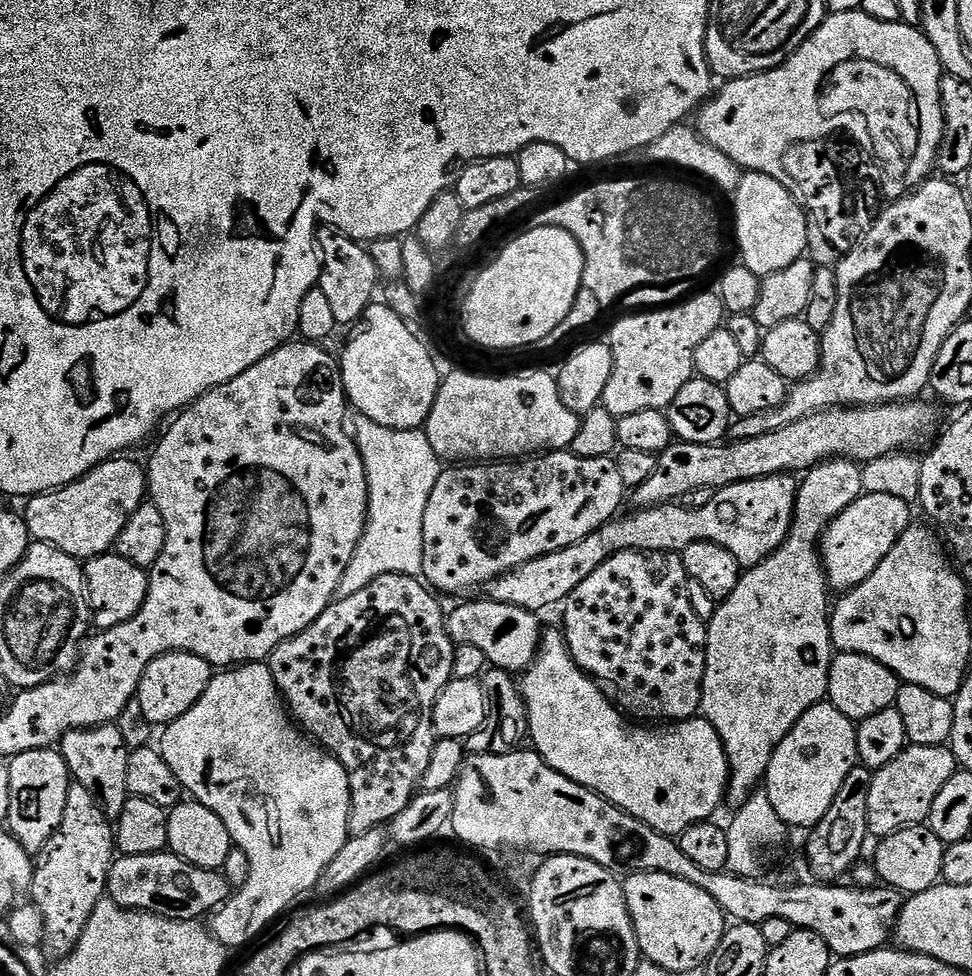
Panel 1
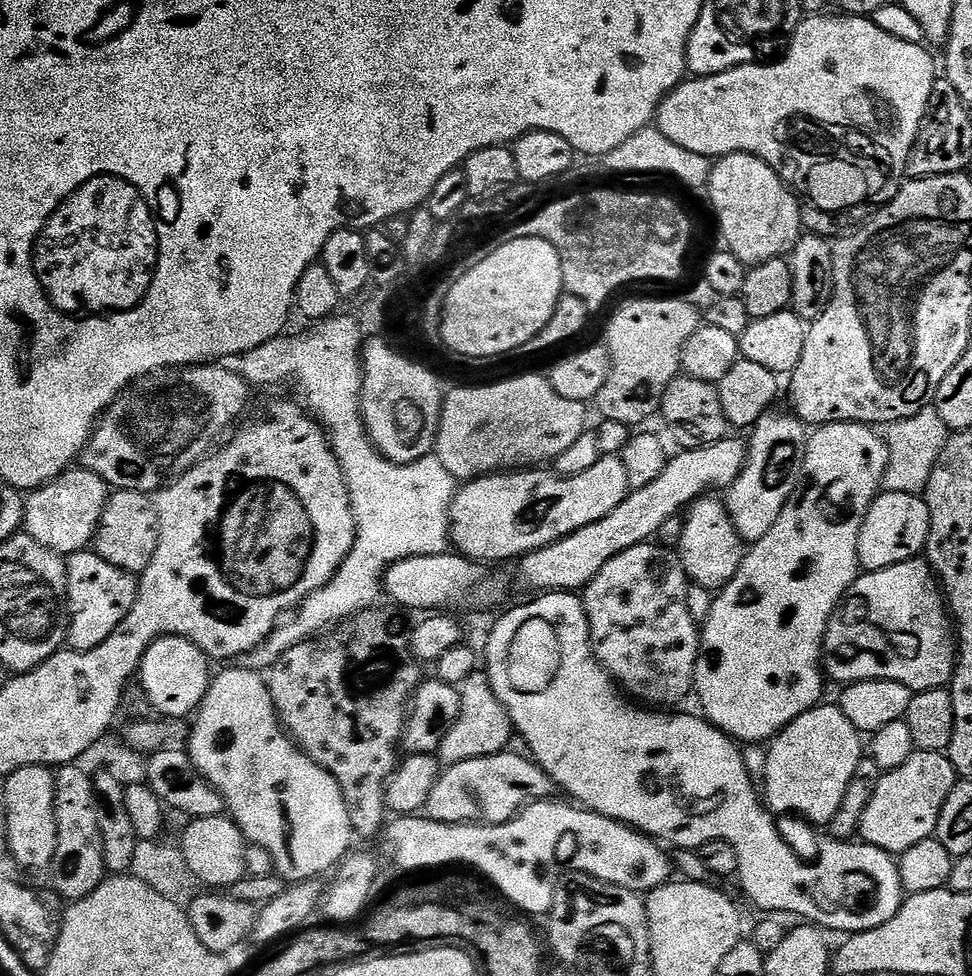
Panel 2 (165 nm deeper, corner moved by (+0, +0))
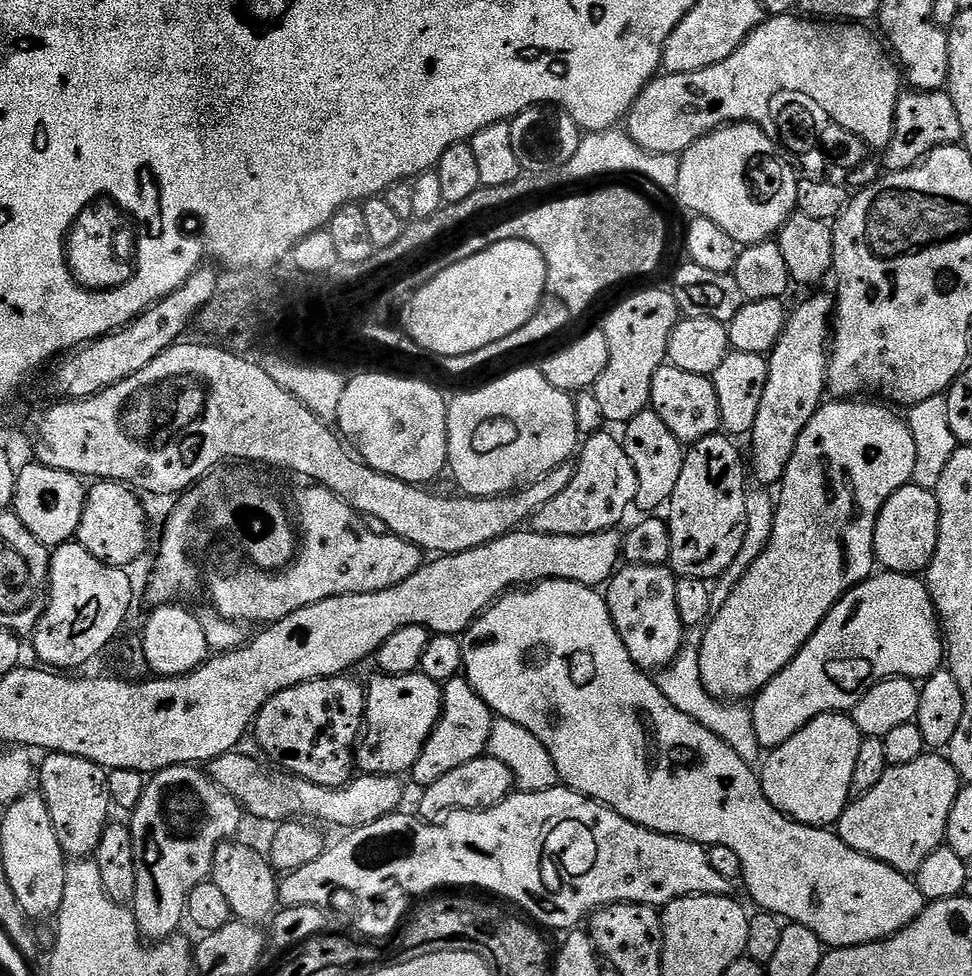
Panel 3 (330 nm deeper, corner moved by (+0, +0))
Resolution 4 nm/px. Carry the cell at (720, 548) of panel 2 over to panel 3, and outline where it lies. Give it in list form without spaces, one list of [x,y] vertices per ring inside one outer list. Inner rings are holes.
[[[717,434],[715,436],[707,436],[696,441],[685,451],[684,465],[682,466],[682,474],[678,474],[678,486],[674,486],[674,494],[672,499],[666,505],[666,523],[670,530],[670,567],[677,577],[685,576],[686,578],[698,578],[699,580],[715,581],[715,576],[720,576],[736,559],[740,556],[740,551],[744,548],[744,539],[748,536],[748,488],[744,485],[744,472],[746,476],[746,460],[740,457],[740,452],[732,444],[733,441],[727,435]]]

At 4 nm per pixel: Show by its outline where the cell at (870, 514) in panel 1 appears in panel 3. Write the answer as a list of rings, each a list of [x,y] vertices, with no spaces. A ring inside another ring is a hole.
[[[914,483],[902,486],[882,506],[874,526],[876,563],[889,572],[920,574],[927,569],[938,546],[940,511],[935,491],[928,491]]]

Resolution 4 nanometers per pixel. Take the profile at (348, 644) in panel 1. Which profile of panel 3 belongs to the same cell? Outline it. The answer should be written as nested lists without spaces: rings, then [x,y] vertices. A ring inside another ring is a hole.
[[[345,674],[302,682],[274,694],[262,706],[254,721],[254,736],[256,732],[261,750],[277,760],[285,773],[327,788],[341,788],[353,779],[354,753],[364,728],[366,692],[350,677]]]

